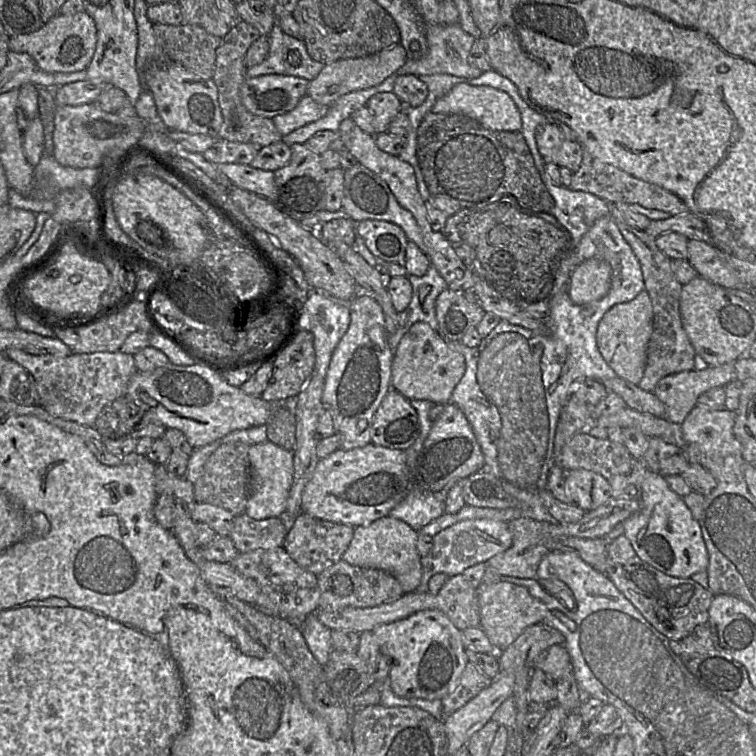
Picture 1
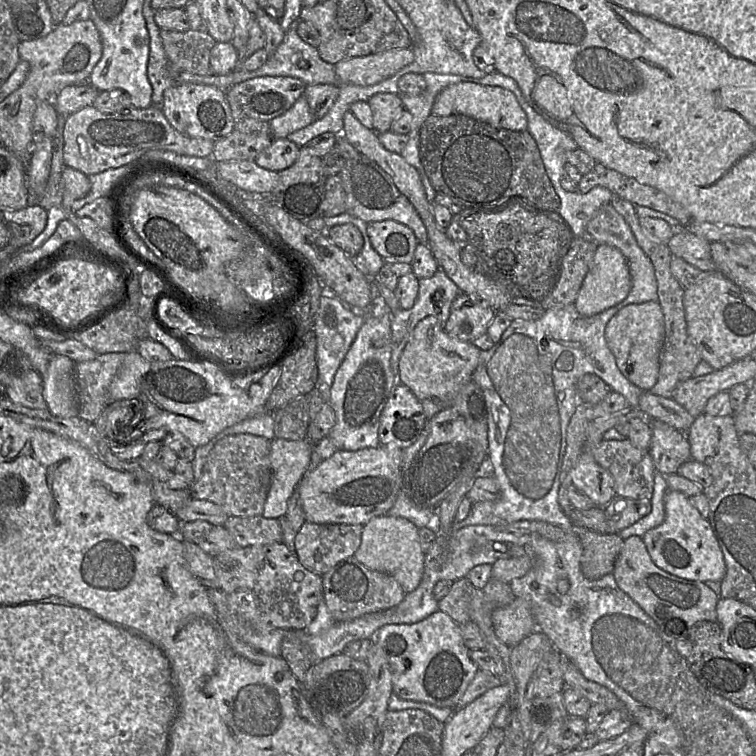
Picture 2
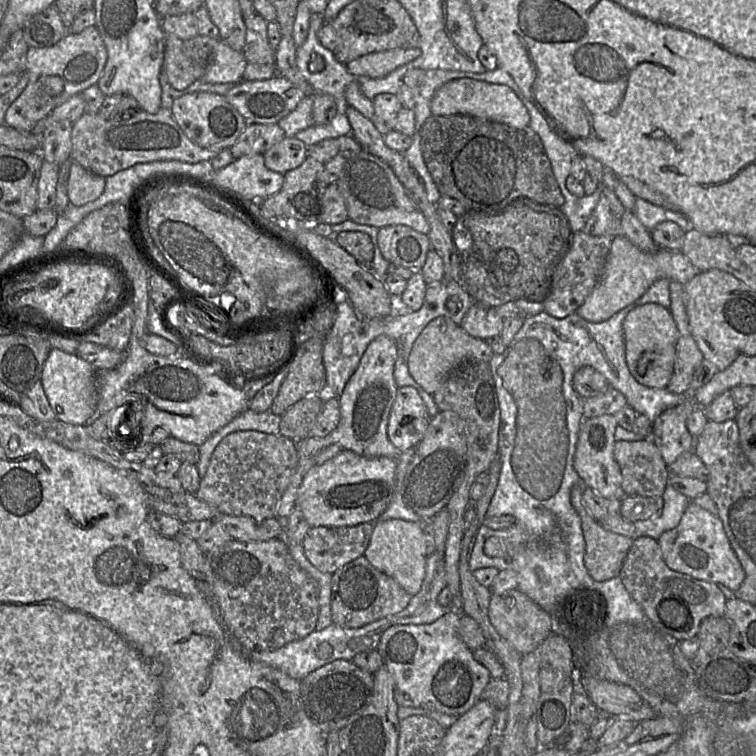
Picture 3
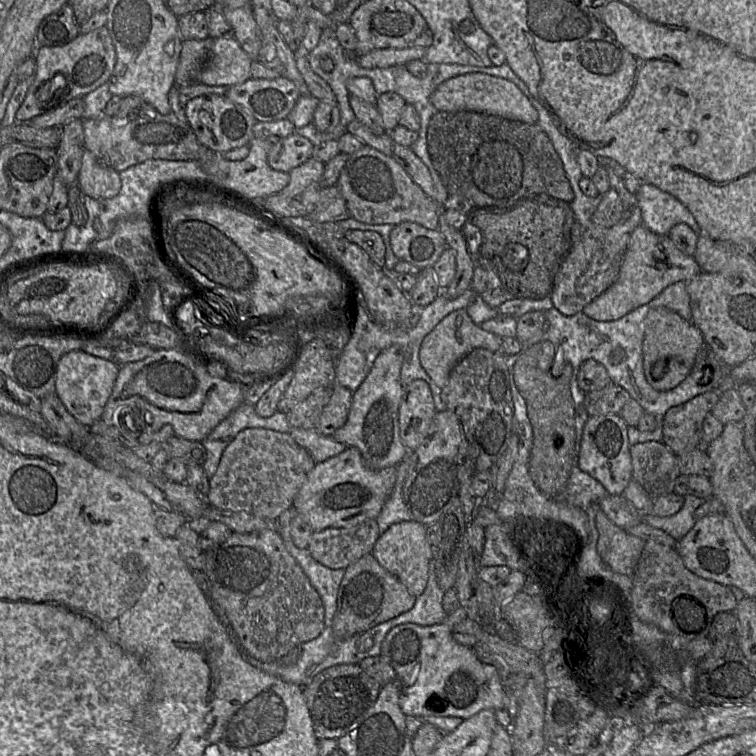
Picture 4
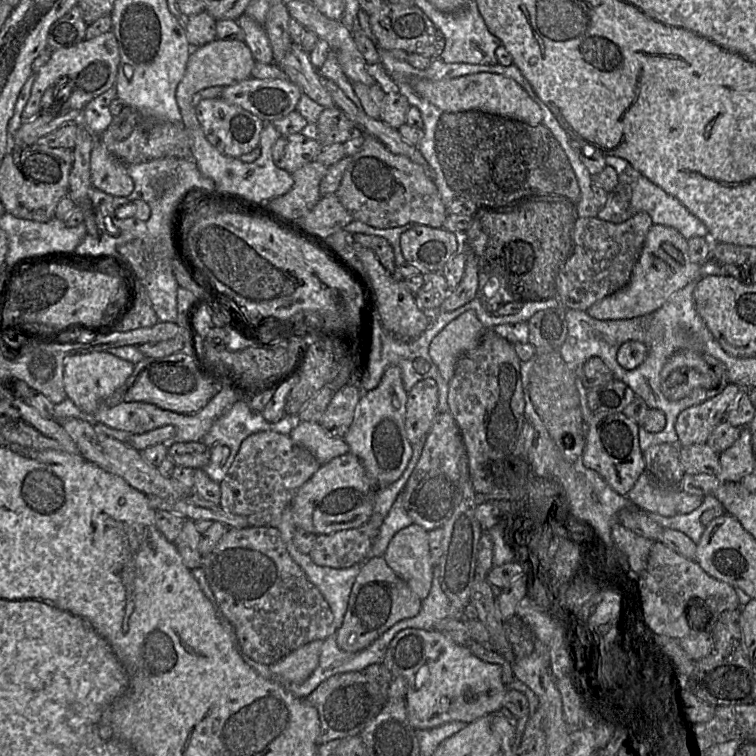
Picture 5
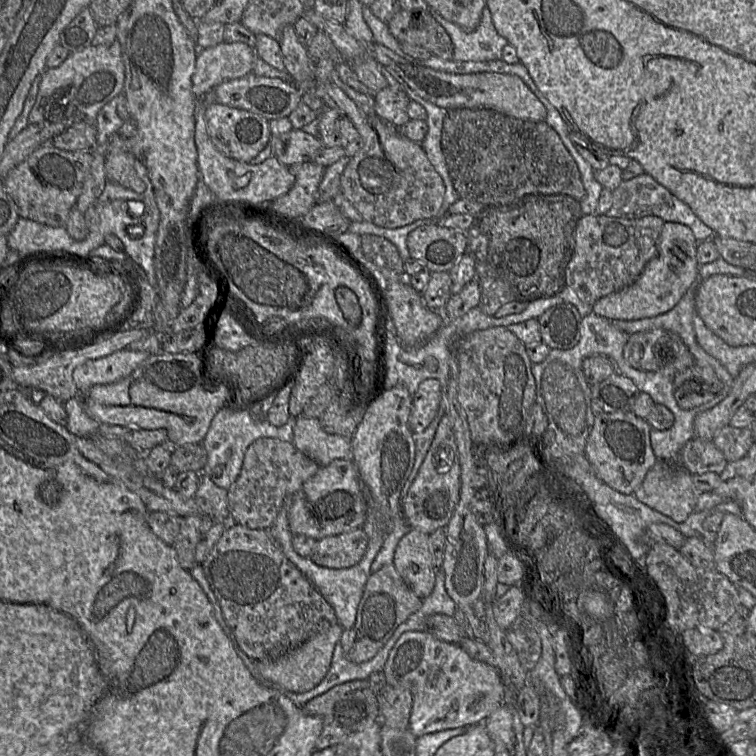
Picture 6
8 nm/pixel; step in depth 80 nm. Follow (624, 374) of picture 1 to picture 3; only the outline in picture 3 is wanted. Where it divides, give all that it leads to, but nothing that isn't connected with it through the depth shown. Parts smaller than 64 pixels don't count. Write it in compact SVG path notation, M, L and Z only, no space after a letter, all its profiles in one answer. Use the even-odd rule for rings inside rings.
M655 303L633 308L623 321L625 359L631 375L641 385L666 389L674 369L678 330L669 309Z

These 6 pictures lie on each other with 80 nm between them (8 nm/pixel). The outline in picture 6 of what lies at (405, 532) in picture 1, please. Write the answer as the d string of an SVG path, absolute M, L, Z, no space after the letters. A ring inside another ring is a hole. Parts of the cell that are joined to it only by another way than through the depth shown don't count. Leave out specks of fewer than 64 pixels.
M411 528L398 542L392 563L406 585L421 600L430 595L435 583L429 536Z

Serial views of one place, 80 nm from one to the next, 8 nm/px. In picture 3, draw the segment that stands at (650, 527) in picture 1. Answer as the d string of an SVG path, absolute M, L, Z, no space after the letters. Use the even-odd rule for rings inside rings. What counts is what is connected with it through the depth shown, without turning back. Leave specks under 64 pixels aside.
M694 502L686 507L678 526L661 534L656 541L664 562L673 571L722 584L733 592L739 589L745 579L745 572L725 534L721 519Z

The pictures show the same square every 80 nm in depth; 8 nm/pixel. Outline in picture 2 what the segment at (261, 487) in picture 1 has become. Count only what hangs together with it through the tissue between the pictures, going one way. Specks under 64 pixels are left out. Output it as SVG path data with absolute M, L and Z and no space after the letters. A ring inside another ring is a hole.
M270 440L272 481L262 516L278 519L287 513L288 501L304 475L313 466L313 444L309 440Z

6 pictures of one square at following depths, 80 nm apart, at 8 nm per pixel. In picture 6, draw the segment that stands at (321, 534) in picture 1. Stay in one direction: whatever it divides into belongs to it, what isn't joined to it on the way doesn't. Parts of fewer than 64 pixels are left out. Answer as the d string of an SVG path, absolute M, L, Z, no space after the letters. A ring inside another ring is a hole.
M359 527L318 540L309 558L315 564L326 568L350 568L363 558L367 546L368 536L363 528Z

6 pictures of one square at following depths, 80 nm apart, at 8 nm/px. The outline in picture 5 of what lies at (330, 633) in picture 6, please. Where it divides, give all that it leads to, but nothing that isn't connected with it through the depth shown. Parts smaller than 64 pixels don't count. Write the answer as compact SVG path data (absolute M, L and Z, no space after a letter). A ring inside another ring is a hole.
M322 640L307 643L290 652L279 661L268 665L271 672L294 683L307 680L317 668Z

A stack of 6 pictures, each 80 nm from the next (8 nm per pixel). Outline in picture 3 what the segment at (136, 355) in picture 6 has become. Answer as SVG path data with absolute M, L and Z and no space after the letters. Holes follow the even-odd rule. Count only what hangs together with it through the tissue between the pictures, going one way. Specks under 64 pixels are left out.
M52 348L44 363L41 384L56 419L72 425L87 425L96 416L97 370L77 355Z

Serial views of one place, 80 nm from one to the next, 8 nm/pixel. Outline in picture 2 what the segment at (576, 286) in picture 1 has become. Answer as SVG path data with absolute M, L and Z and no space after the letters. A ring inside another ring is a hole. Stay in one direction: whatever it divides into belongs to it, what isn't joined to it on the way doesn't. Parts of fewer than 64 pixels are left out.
M598 245L590 269L573 305L579 314L593 316L621 303L628 296L630 290L631 276L623 254L615 247Z

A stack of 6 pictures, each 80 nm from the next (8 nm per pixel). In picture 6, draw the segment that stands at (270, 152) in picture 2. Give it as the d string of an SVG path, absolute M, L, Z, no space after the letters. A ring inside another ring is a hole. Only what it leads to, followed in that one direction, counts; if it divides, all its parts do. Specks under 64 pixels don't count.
M292 129L277 138L272 138L273 156L289 168L312 162L313 157L322 147L318 137L302 129Z

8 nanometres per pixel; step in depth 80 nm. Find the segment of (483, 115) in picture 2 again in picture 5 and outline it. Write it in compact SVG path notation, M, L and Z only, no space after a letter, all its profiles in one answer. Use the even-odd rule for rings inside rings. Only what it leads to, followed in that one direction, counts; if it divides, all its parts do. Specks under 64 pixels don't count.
M473 73L457 78L429 80L411 78L410 86L443 112L480 111L507 117L529 125L542 122L542 111L526 91L513 79L499 74Z

